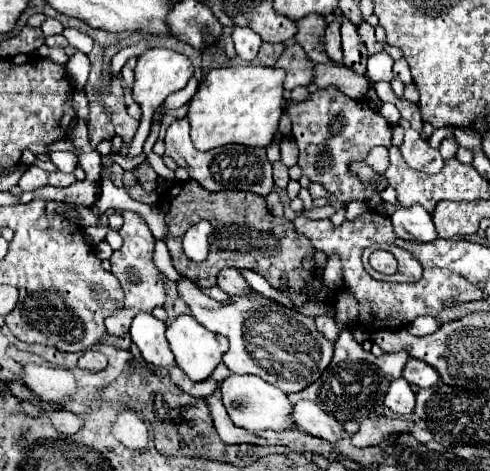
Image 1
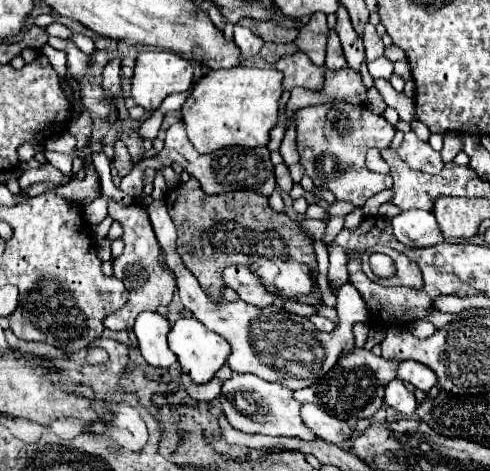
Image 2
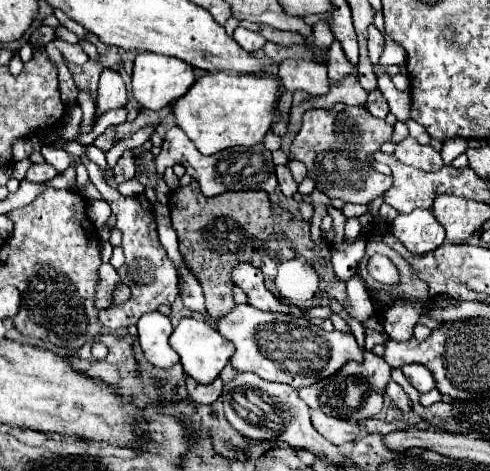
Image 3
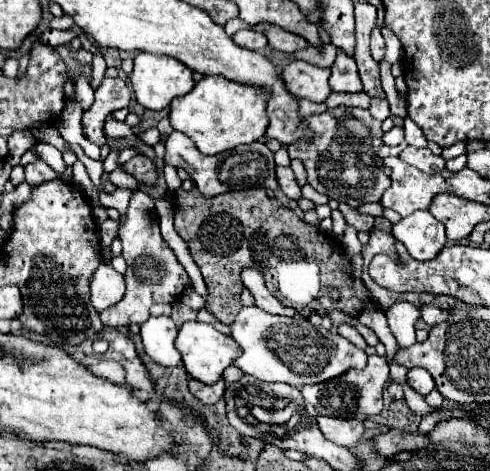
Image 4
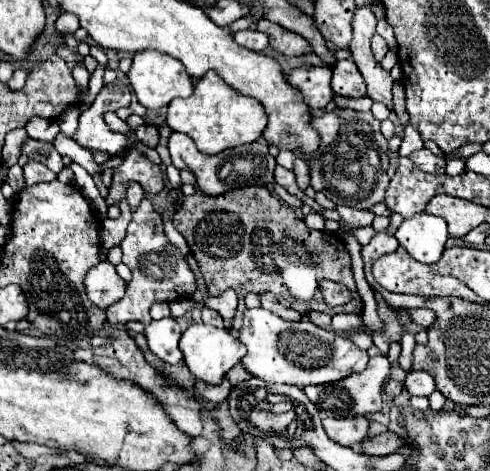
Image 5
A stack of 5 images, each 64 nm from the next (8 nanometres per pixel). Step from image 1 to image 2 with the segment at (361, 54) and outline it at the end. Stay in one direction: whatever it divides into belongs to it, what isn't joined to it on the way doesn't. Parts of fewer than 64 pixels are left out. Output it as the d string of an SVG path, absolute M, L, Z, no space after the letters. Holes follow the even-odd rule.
M340 4L340 8L336 10L336 26L334 26L340 42L342 42L342 50L346 56L346 62L352 70L360 70L360 64L364 60L364 44L360 40L360 36L354 32L350 16L346 12L346 8Z

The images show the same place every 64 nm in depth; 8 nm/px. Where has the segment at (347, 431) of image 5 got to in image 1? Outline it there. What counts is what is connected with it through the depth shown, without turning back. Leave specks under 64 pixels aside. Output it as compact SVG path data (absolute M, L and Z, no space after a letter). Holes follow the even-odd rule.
M310 400L296 402L294 420L302 432L328 440L330 444L336 444L340 438L346 436L342 422L338 422L334 416L320 410L318 404L314 404Z

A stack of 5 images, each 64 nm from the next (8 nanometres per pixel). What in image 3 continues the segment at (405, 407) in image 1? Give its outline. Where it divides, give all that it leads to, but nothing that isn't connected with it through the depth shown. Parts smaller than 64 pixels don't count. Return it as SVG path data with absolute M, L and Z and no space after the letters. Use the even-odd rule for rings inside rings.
M390 382L390 384L386 386L386 396L388 396L400 410L404 410L404 412L410 410L410 400L408 400L408 396L404 394L404 390L402 390L400 384Z

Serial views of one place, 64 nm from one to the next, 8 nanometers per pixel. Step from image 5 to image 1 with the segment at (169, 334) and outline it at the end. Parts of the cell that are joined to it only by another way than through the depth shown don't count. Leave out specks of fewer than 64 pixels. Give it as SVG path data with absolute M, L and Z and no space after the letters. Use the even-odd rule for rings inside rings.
M140 312L140 314L134 318L132 328L130 328L130 336L132 336L132 340L136 342L136 346L140 348L142 358L144 358L146 362L154 364L154 366L174 366L174 354L172 354L172 350L170 350L170 346L168 346L168 342L166 342L164 332L166 332L166 324L164 324L162 320L158 320L158 318L154 318L154 316L148 314L148 312Z

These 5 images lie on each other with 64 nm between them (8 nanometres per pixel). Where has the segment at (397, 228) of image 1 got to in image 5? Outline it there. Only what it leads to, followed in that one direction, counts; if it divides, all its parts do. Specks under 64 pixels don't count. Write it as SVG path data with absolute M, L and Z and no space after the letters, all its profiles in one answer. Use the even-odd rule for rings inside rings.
M422 212L400 224L396 240L418 262L434 264L440 260L444 252L444 244L448 240L448 228L444 220Z

